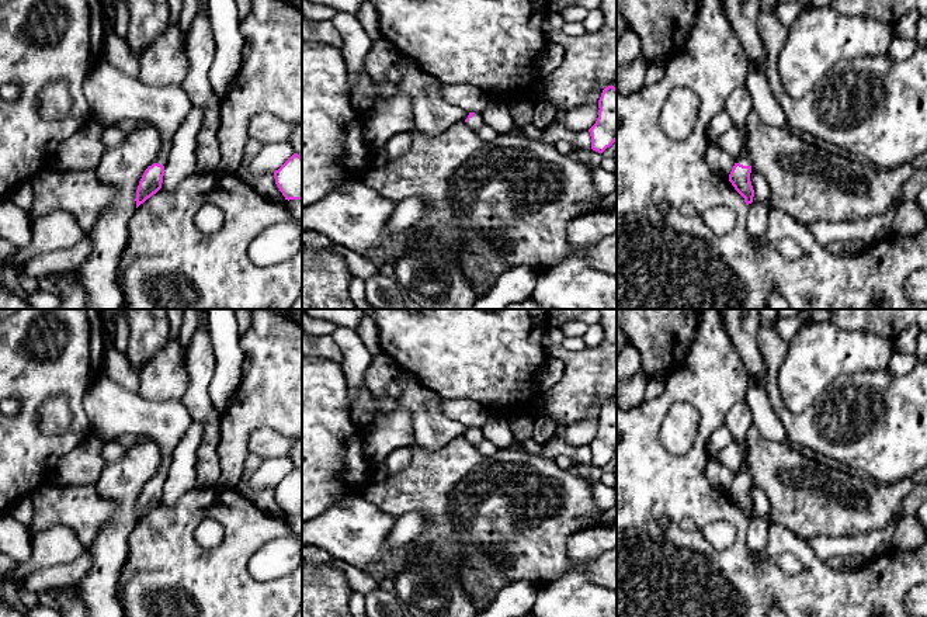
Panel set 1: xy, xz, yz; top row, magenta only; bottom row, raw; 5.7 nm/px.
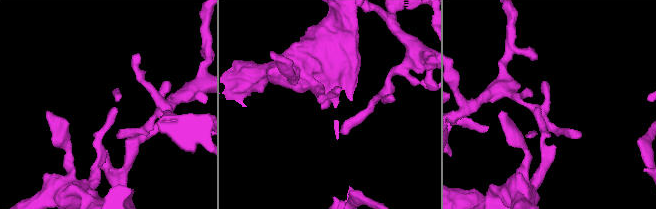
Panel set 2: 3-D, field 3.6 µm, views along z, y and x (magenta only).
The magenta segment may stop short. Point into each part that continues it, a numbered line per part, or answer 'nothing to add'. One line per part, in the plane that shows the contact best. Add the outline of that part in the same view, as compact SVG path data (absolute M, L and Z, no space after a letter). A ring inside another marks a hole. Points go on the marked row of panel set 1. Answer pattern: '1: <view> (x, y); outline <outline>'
1: yz (739, 104); outline M746 84L737 87L735 93L728 97L723 111L726 111L728 115L732 118L733 129L742 129L744 132L746 145L742 155L736 159L735 163L750 166L746 150L749 141L747 117L753 111L753 98Z

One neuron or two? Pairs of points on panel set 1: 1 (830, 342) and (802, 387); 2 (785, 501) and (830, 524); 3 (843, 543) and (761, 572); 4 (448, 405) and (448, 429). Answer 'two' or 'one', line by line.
1: one
2: one
3: two
4: two

